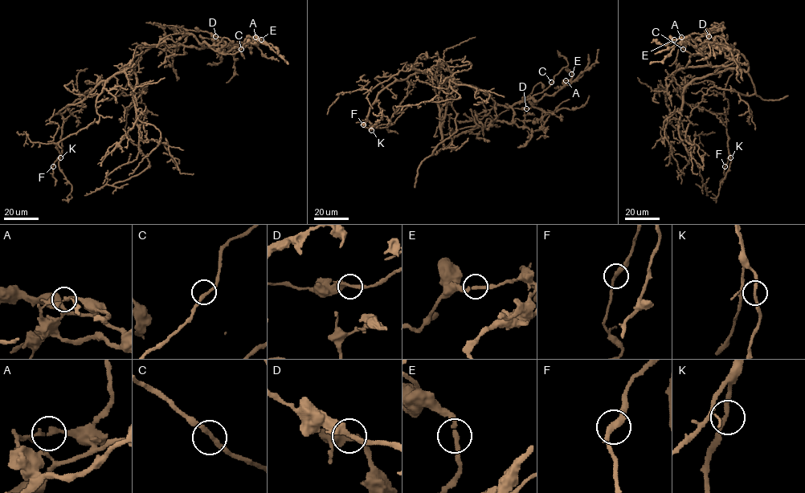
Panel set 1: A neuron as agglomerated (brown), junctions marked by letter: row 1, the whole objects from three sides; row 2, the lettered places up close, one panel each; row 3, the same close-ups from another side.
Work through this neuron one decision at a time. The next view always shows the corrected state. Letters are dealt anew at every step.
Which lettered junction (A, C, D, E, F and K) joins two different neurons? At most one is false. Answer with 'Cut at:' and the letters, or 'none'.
Cut at: A

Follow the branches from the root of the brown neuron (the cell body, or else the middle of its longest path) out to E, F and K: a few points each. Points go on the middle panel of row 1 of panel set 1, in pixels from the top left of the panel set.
E: (440, 120), (446, 147), (462, 132), (492, 121), (511, 124), (516, 103), (553, 95), (570, 82), (571, 74)
F: (440, 120), (438, 79), (417, 72), (386, 87), (368, 114), (367, 120), (373, 125), (368, 128), (363, 124)
K: (440, 120), (438, 79), (417, 72), (394, 80), (377, 94), (367, 117), (373, 125), (371, 130)

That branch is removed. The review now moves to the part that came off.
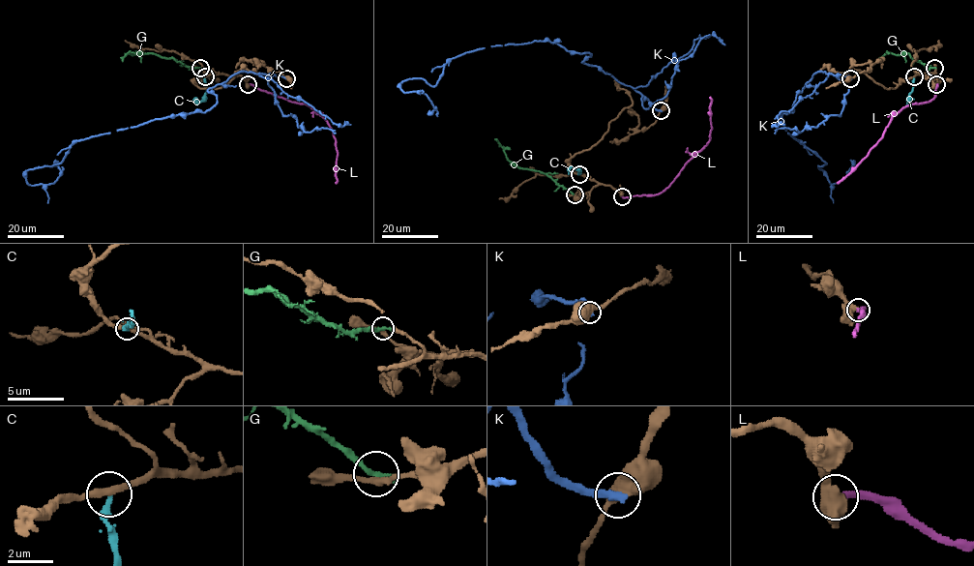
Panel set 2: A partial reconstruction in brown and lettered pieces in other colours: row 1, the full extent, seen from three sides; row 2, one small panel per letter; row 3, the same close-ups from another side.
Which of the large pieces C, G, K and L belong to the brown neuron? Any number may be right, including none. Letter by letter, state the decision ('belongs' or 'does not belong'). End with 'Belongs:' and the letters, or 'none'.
C: does not belong
G: does not belong
K: does not belong
L: belongs
Belongs: L

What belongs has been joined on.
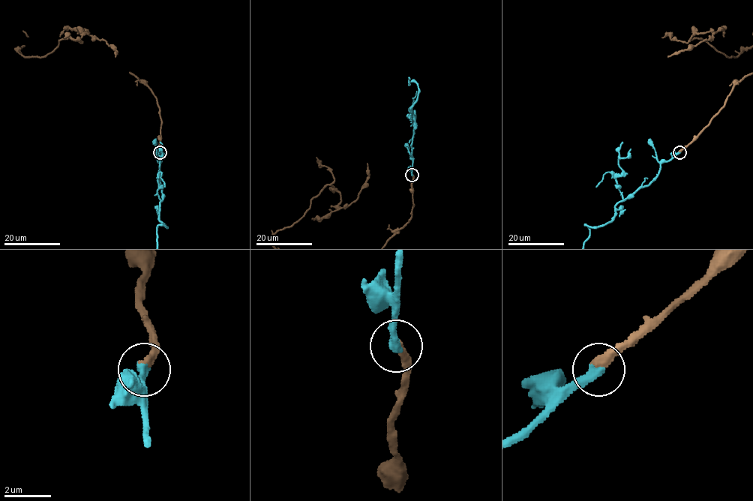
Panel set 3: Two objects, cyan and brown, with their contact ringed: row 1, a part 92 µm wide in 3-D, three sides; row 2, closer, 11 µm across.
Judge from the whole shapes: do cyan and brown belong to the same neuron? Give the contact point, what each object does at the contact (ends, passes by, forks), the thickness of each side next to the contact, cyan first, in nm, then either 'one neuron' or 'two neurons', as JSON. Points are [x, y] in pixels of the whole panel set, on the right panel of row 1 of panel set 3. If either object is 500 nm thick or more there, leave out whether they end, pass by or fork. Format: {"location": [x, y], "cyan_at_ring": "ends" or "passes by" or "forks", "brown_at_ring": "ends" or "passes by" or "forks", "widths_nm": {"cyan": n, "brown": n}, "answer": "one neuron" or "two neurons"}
{"location": [679, 152], "cyan_at_ring": "ends", "brown_at_ring": "ends", "widths_nm": {"cyan": 400, "brown": 360}, "answer": "one neuron"}

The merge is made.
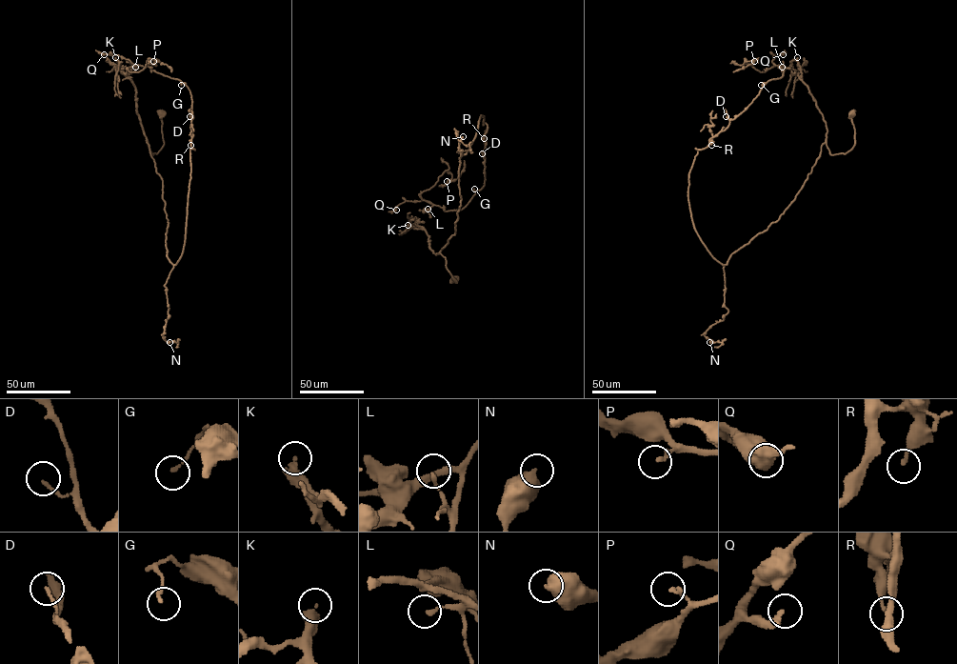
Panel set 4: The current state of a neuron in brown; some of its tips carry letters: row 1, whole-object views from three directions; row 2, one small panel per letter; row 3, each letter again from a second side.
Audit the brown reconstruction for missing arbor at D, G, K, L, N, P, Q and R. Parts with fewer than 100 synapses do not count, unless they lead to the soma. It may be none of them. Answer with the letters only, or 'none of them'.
K

